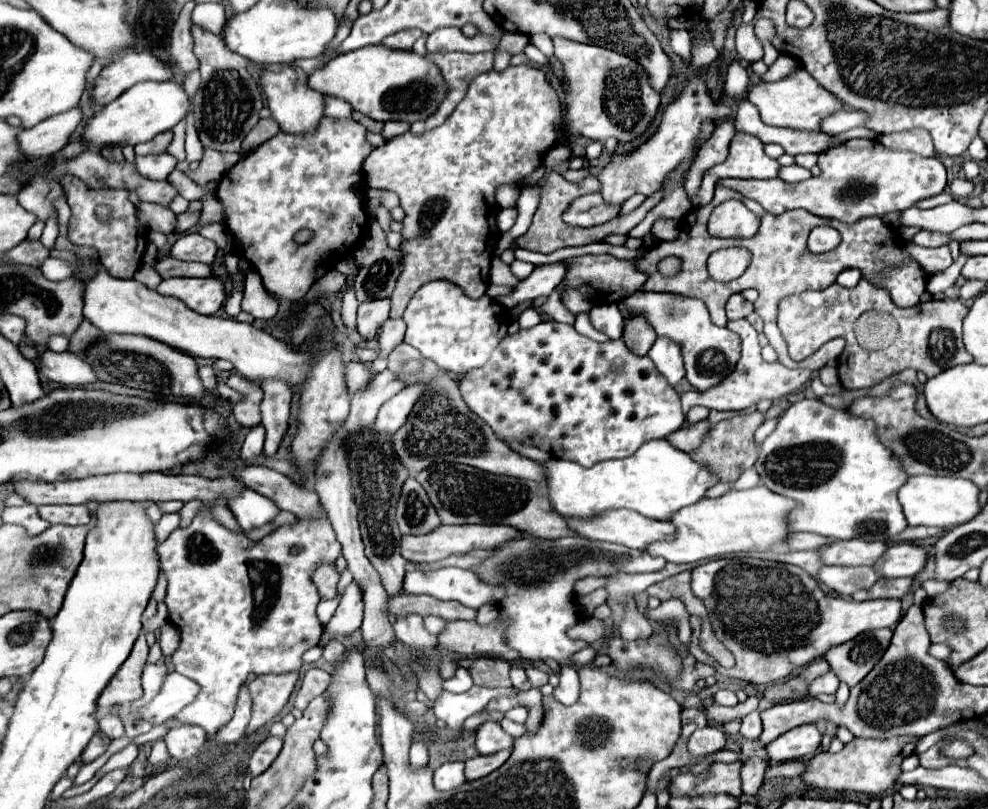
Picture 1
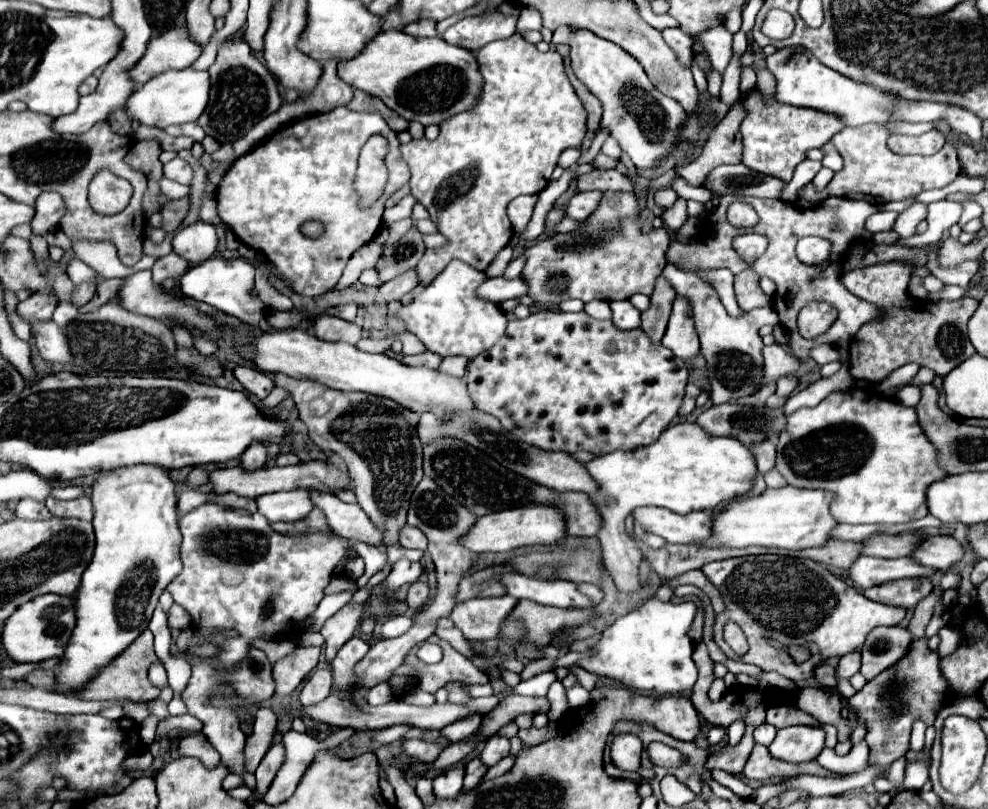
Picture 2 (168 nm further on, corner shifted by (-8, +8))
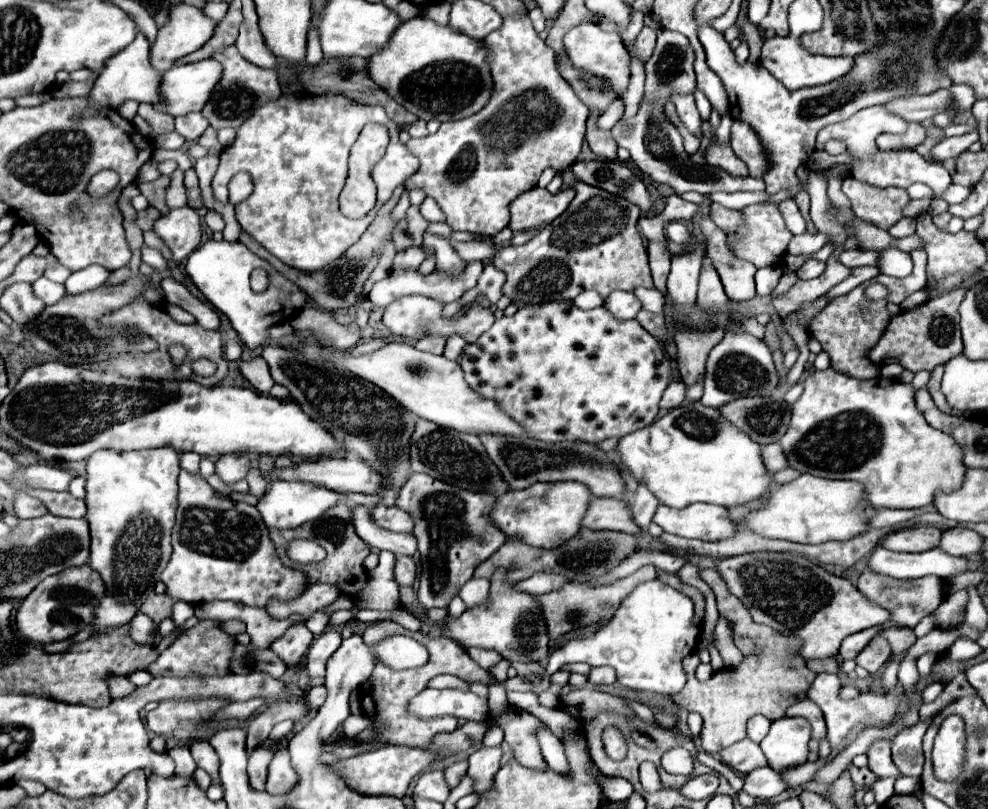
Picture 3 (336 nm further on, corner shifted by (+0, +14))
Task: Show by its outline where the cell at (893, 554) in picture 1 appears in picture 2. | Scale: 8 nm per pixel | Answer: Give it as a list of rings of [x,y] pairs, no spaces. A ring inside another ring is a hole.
[[[932,536],[916,550],[916,554],[912,554],[912,558],[924,566],[946,570],[964,558],[964,546],[952,536]]]

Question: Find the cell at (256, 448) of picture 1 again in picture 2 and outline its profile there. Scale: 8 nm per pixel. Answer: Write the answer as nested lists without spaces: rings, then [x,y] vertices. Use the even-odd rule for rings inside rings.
[[[252,444],[240,458],[240,466],[248,472],[262,468],[266,462],[266,446],[264,444]]]

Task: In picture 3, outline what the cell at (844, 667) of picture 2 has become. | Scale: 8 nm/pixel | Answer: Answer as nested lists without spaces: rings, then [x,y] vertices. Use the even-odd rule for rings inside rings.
[[[874,626],[874,628],[866,628],[866,630],[860,630],[860,632],[856,632],[856,634],[850,634],[844,642],[842,642],[842,646],[840,646],[840,658],[842,660],[852,660],[852,658],[856,658],[856,654],[872,640],[872,636],[878,632],[880,628],[878,626]]]

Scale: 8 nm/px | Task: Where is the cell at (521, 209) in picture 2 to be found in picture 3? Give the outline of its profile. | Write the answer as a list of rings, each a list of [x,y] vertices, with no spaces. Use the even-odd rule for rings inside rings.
[[[568,186],[556,194],[550,194],[546,188],[532,188],[520,194],[510,206],[510,228],[528,230],[540,224],[550,224],[558,218],[574,200],[574,188]]]

